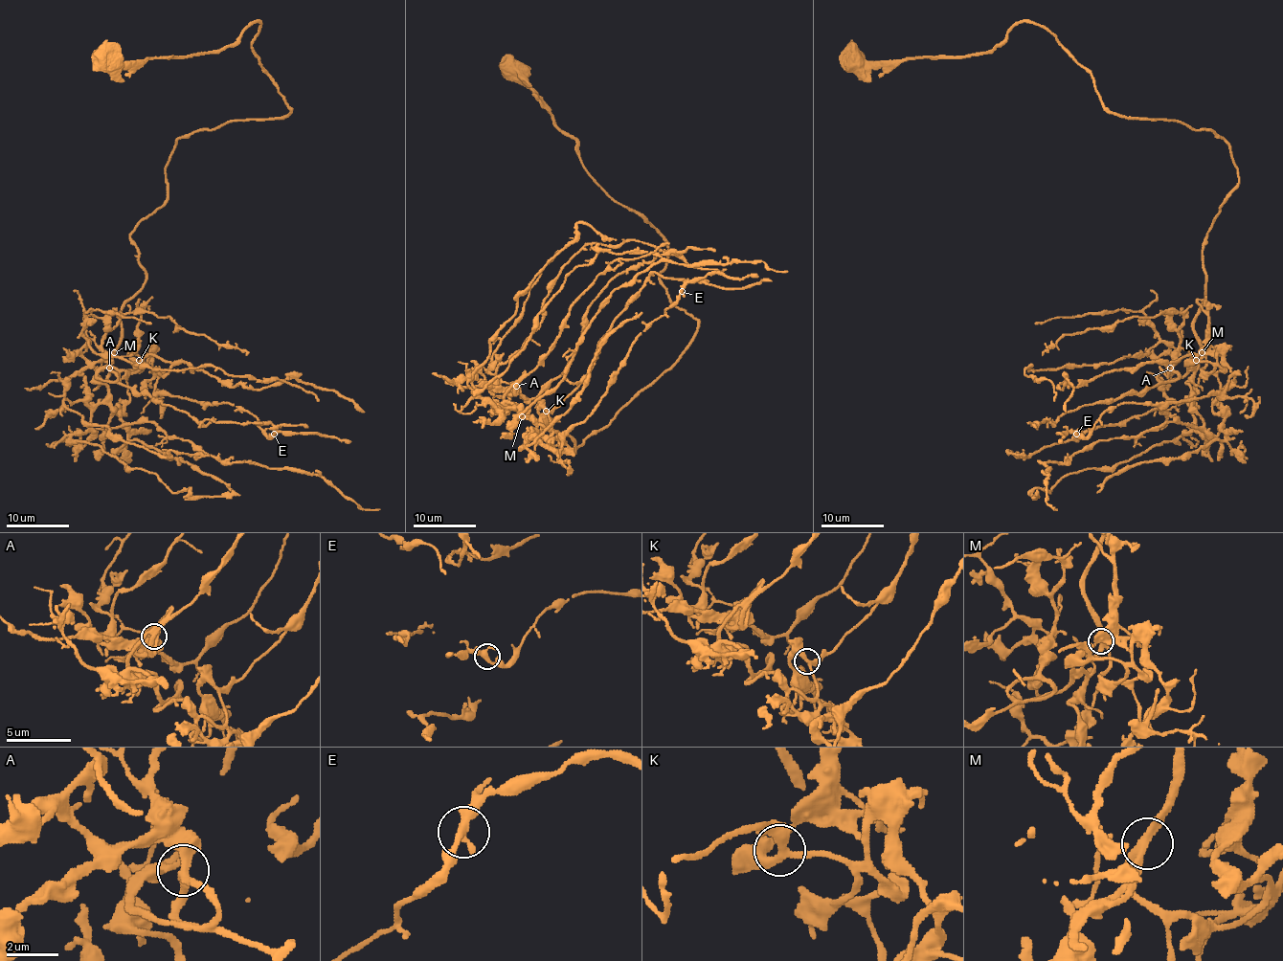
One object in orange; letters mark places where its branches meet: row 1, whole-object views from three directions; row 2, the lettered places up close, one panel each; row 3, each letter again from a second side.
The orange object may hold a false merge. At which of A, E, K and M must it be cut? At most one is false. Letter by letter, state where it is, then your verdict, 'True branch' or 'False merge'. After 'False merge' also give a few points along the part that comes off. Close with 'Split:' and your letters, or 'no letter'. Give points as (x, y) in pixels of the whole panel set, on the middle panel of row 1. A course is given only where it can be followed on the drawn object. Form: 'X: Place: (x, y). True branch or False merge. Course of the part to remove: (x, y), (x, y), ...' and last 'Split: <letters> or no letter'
A: Place: (516, 386). True branch
E: Place: (682, 291). True branch
K: Place: (546, 411). True branch
M: Place: (522, 416). True branch
Split: no letter

